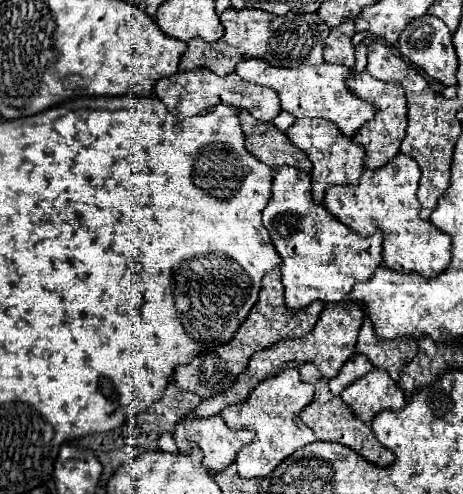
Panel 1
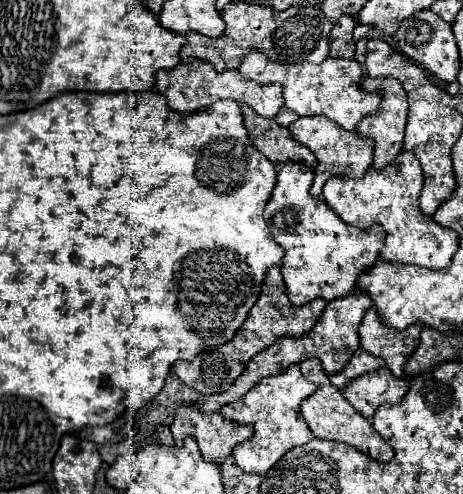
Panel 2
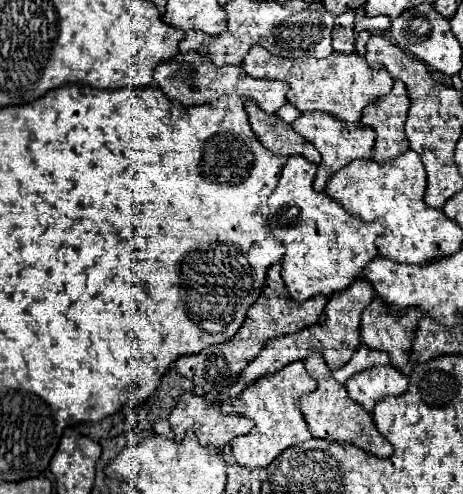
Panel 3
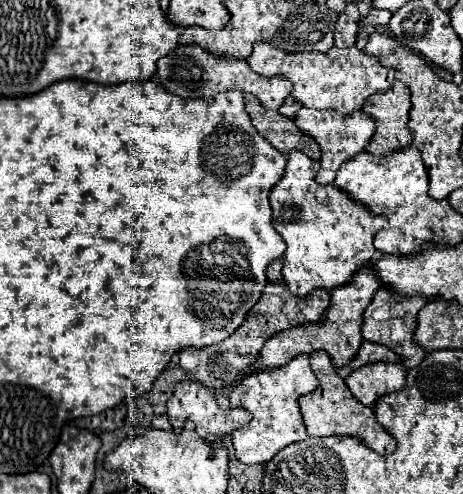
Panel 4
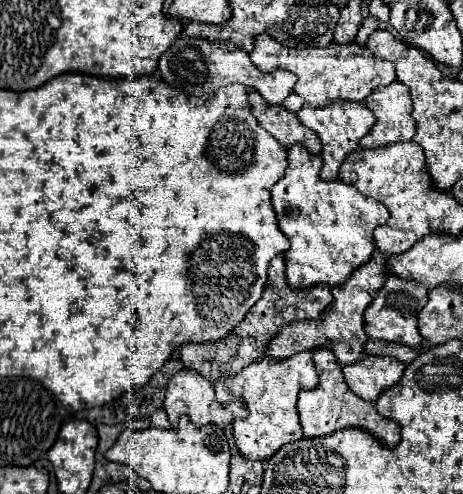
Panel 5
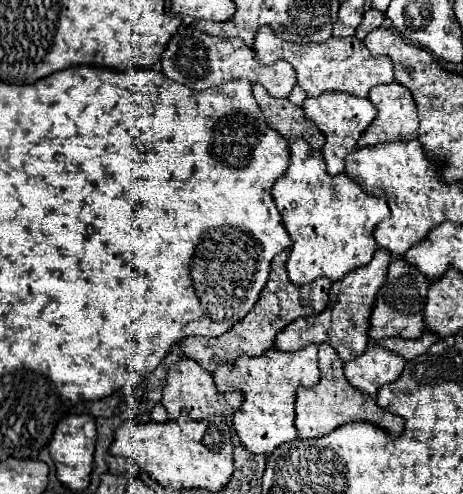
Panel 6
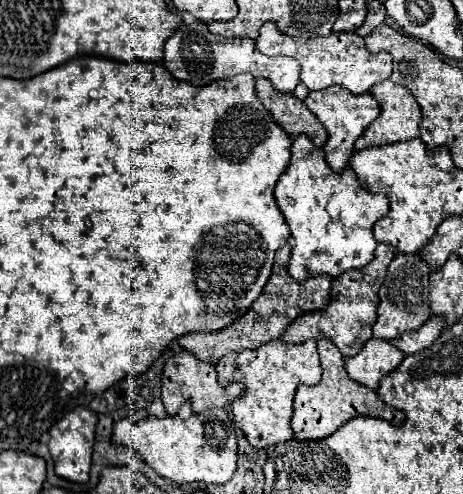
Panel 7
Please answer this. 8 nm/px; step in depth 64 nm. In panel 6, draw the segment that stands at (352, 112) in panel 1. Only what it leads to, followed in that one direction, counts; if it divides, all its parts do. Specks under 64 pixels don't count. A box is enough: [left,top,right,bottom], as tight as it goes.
[254,26,394,98]

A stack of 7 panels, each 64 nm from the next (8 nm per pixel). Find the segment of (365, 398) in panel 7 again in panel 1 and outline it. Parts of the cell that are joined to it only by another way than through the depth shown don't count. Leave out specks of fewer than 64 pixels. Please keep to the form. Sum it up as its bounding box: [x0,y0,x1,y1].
[298,362,394,466]

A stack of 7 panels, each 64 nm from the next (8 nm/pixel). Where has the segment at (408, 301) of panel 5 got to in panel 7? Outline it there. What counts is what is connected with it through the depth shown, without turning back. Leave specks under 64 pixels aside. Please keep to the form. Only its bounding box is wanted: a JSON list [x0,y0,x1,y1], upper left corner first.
[372,252,430,340]

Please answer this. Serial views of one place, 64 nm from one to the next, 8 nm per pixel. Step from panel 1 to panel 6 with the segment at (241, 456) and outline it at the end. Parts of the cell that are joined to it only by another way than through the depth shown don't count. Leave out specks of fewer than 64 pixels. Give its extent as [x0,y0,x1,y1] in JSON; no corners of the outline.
[214,344,320,454]

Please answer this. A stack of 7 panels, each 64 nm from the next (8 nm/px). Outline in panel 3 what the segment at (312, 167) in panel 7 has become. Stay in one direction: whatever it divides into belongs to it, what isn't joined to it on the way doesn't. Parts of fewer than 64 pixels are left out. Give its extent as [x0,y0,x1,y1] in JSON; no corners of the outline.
[268,156,382,302]

